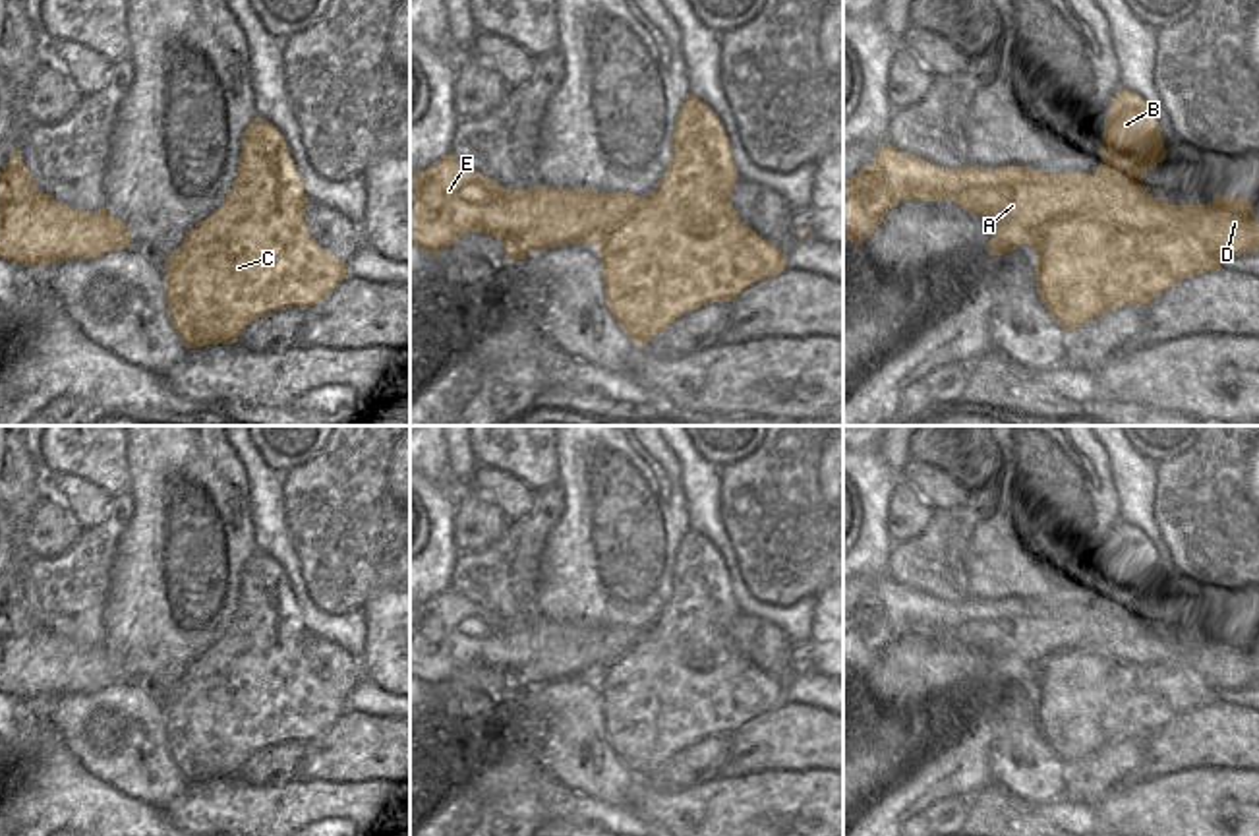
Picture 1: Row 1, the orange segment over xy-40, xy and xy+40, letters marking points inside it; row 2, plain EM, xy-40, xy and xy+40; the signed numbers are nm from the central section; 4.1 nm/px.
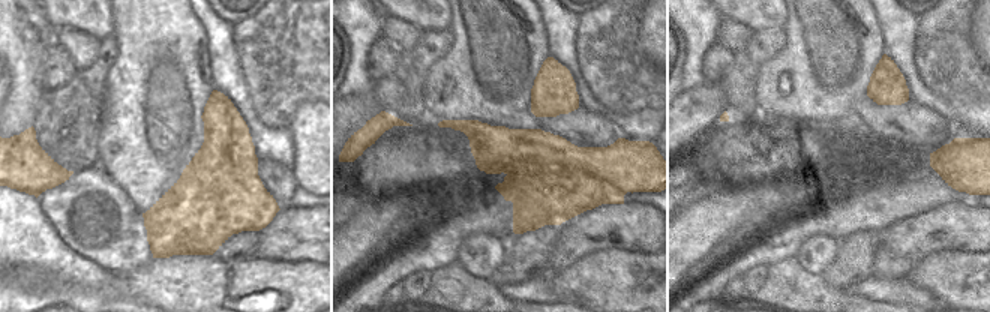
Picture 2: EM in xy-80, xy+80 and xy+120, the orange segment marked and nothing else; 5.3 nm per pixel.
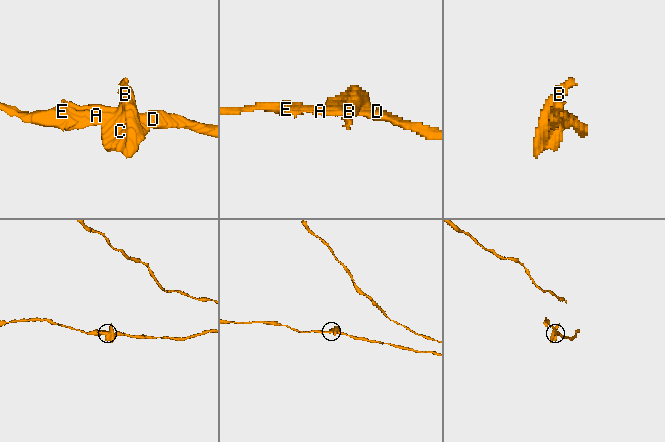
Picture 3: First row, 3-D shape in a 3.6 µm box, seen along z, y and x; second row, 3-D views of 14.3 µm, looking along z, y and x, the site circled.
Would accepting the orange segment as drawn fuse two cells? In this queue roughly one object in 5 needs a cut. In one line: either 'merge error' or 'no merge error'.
no merge error

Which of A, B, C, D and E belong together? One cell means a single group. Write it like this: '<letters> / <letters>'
A B C D E

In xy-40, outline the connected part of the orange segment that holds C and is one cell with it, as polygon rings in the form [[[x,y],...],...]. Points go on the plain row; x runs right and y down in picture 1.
[[[263,552],[242,567],[234,617],[222,637],[164,695],[168,753],[188,782],[234,778],[255,753],[327,732],[346,710],[346,697],[325,685],[304,656],[304,613],[280,565]]]

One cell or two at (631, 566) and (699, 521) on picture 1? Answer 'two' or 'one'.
two

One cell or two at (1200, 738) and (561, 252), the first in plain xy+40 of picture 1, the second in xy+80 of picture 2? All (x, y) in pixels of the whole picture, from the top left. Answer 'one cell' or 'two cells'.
one cell

